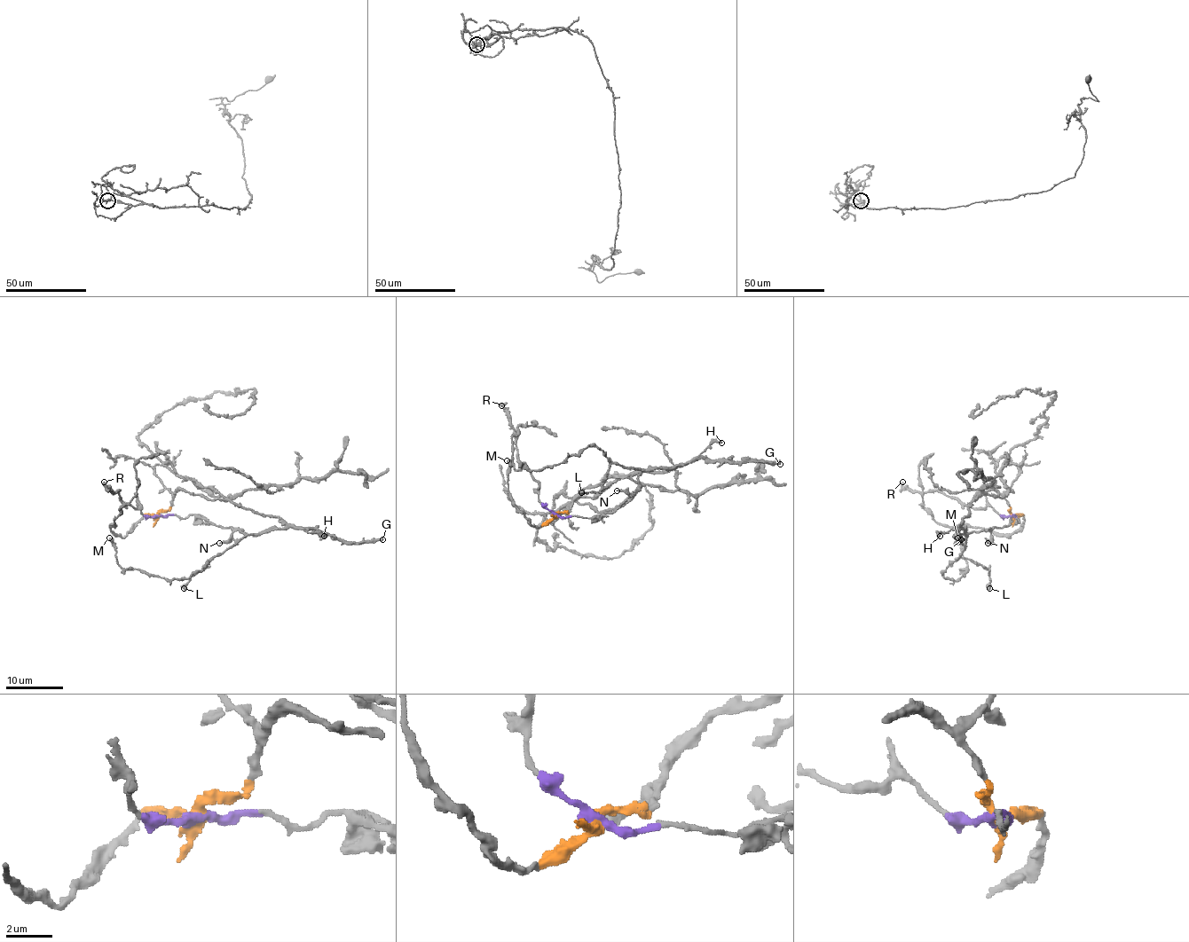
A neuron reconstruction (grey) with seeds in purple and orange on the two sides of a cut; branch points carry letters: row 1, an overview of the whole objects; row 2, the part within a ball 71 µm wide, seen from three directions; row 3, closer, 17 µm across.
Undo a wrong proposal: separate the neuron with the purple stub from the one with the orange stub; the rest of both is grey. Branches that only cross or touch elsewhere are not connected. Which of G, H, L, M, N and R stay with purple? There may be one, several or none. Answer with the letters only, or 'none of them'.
G, H, L, M, N, R

